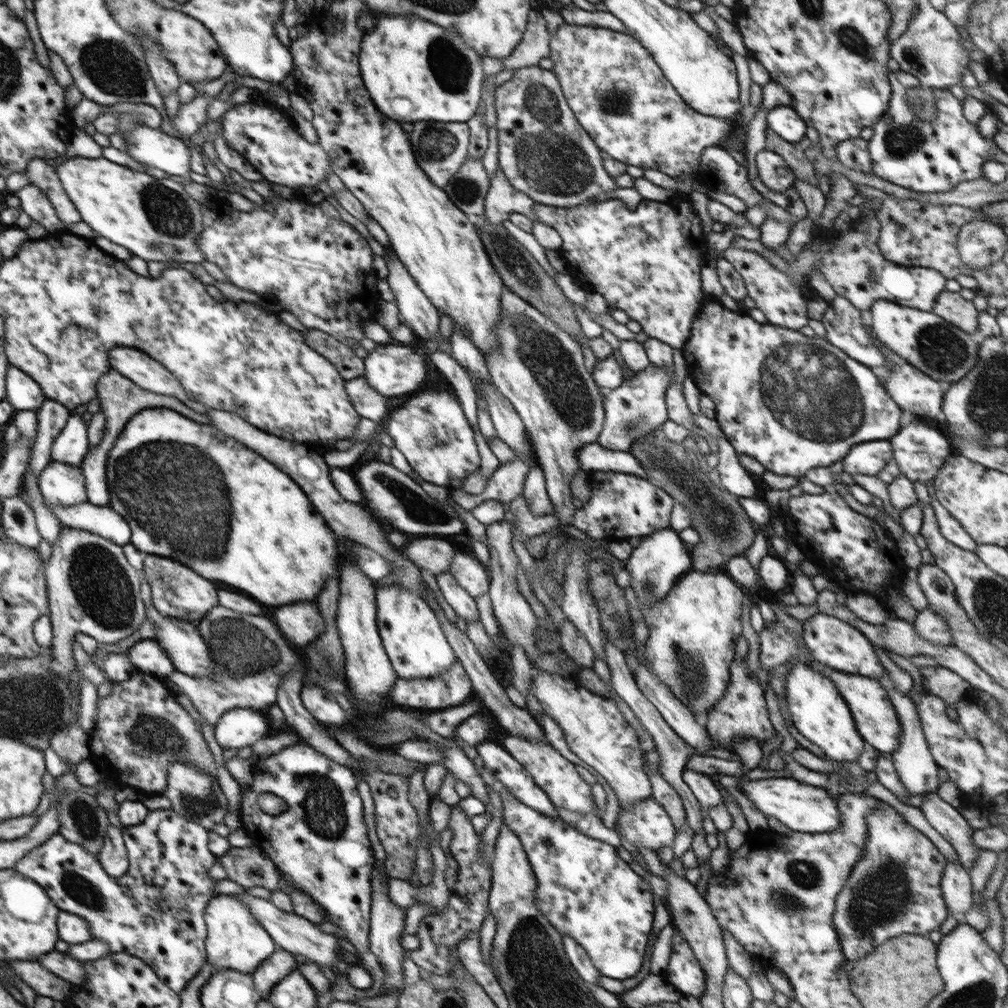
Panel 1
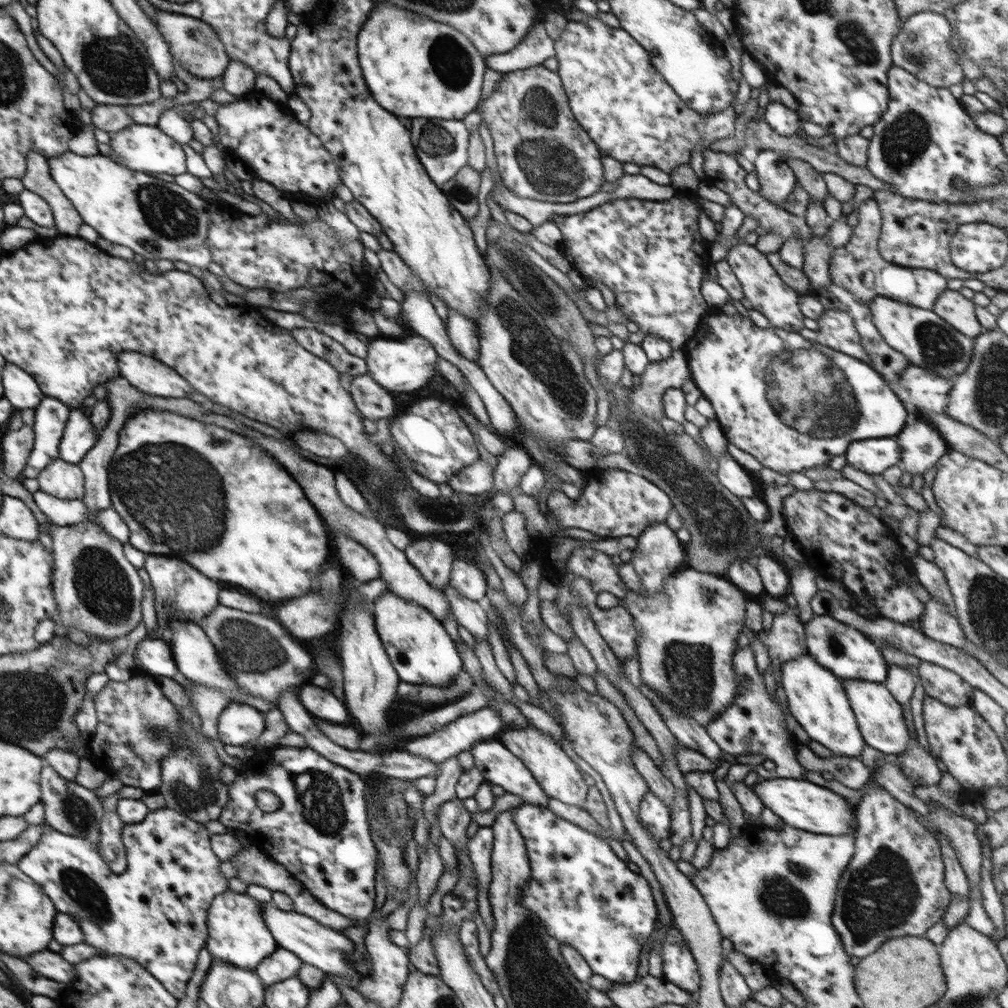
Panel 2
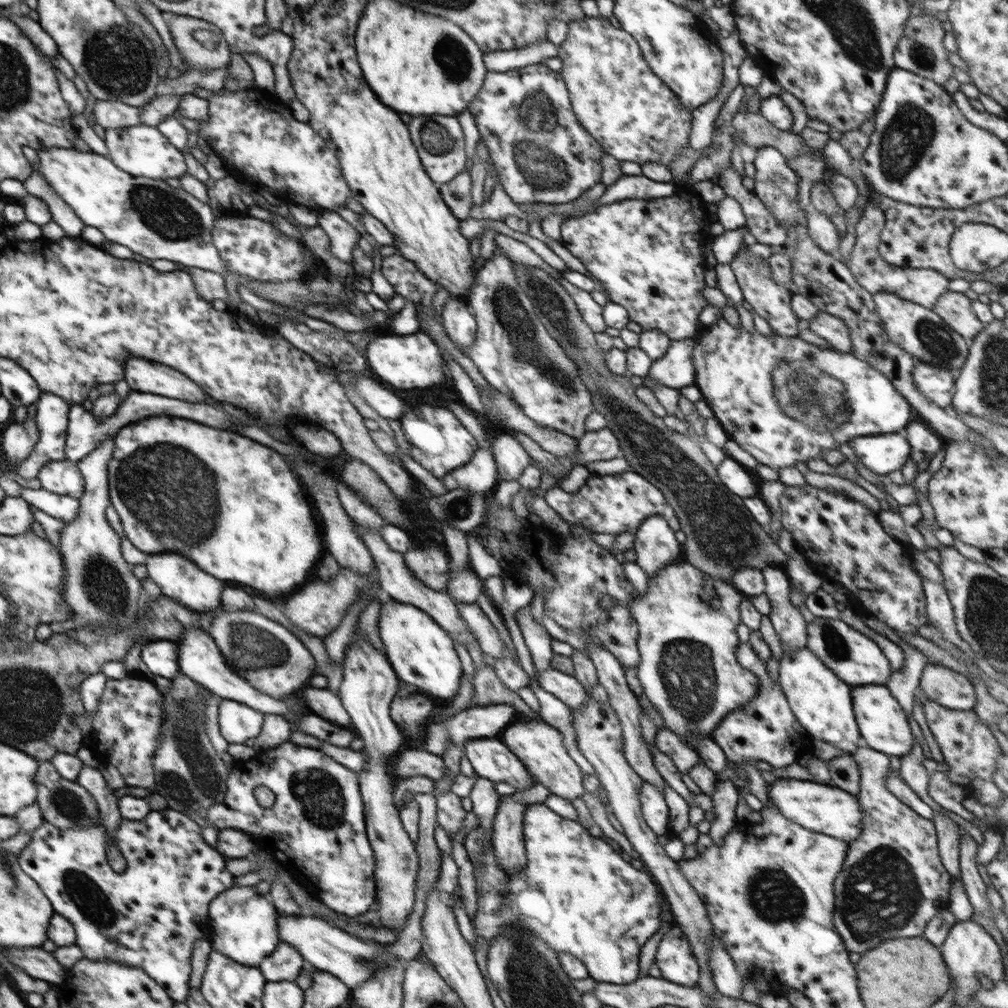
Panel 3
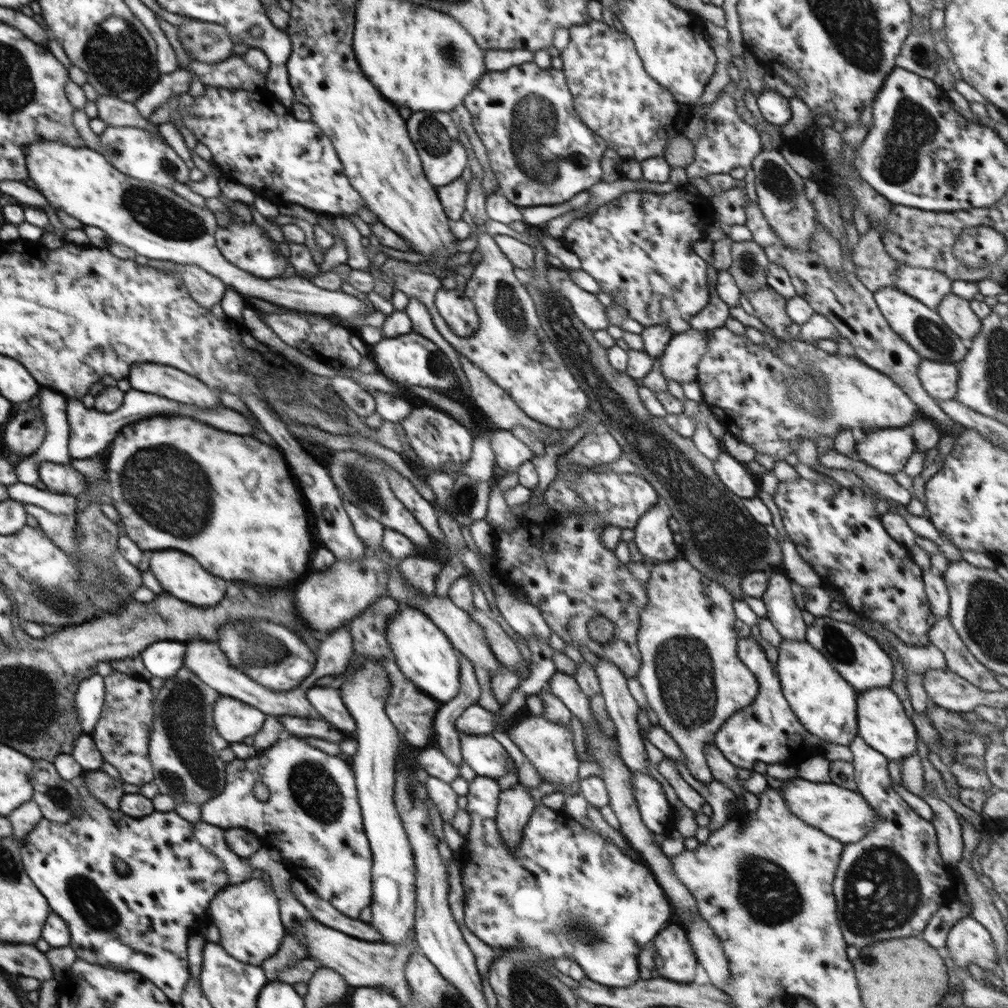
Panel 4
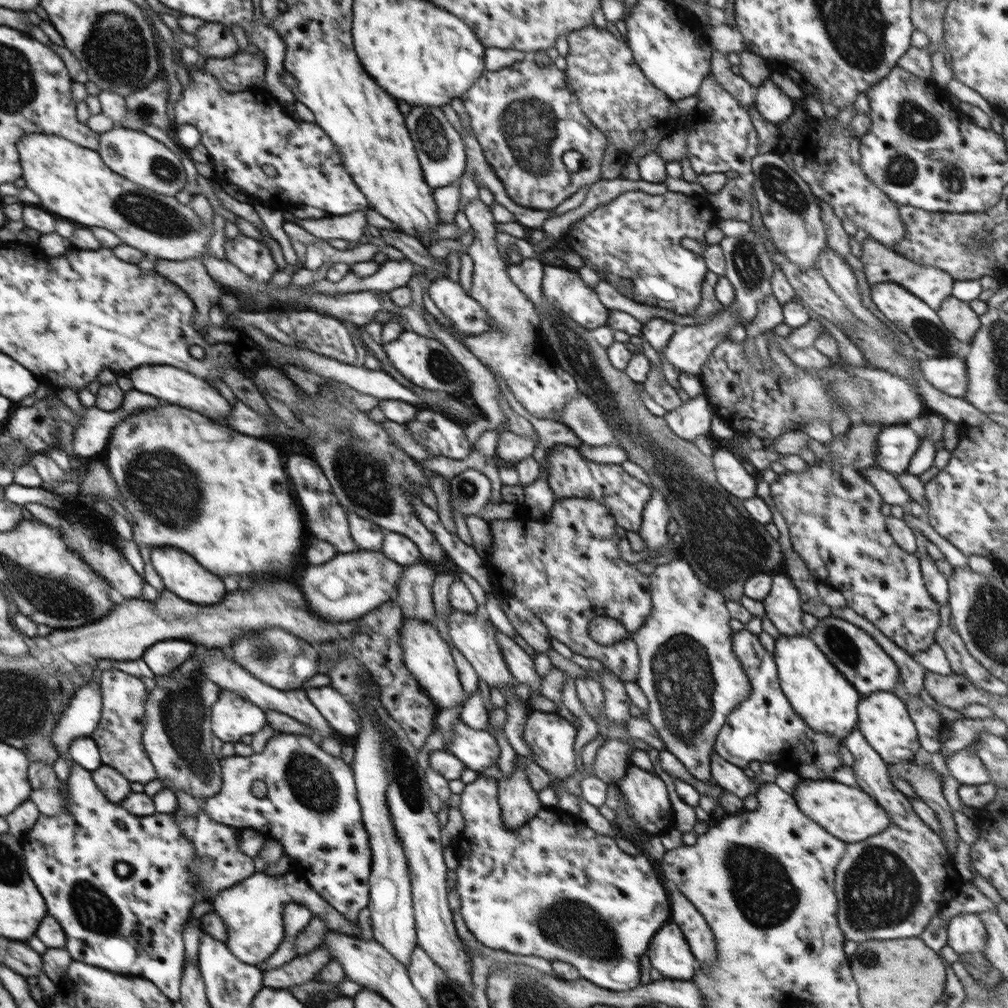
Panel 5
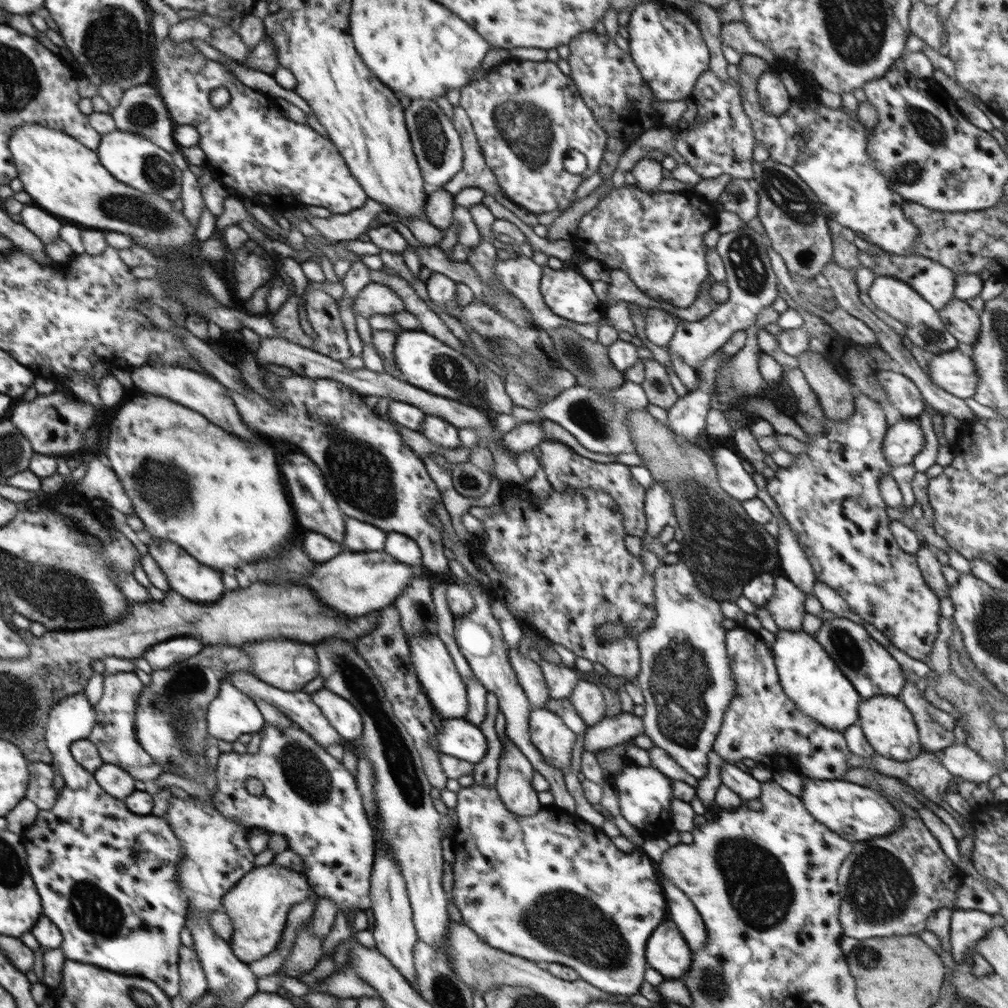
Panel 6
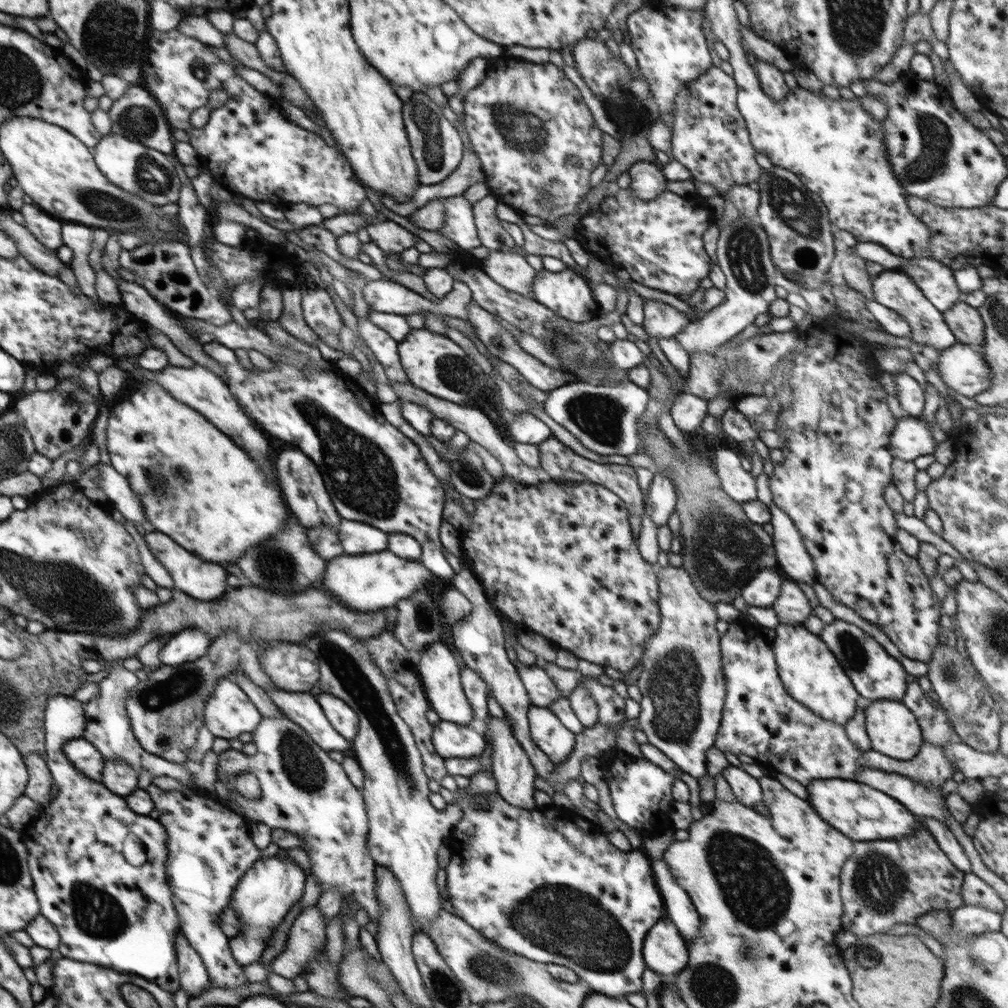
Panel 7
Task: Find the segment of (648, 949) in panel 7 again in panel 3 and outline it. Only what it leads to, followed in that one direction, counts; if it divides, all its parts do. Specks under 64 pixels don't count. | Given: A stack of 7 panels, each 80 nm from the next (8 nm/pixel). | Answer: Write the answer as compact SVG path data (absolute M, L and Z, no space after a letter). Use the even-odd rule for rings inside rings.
M670 926L658 945L655 962L666 978L680 986L695 986L699 982L699 964L689 940L678 926Z

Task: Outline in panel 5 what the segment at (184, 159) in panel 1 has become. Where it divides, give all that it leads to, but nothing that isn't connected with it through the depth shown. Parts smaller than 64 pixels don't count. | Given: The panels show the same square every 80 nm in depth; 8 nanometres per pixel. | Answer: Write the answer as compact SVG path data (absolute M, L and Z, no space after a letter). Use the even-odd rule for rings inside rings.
M118 125L112 130L99 133L99 141L98 152L106 166L148 190L175 197L187 182L187 172L180 158L170 148L144 131Z

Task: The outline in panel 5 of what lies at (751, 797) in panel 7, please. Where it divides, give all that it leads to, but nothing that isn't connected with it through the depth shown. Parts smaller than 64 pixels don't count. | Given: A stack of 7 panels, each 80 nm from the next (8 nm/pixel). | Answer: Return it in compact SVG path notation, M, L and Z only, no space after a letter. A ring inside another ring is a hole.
M715 751L711 755L711 776L723 790L743 798L748 794L756 794L758 786L744 775L742 769L723 760Z

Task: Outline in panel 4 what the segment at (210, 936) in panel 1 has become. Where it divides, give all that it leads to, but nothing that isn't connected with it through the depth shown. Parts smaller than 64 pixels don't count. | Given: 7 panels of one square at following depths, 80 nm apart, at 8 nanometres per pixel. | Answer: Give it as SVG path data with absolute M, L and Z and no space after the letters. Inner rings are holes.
M250 878L237 885L228 885L216 893L209 904L207 915L213 919L220 933L220 946L236 960L260 967L270 956L274 956L288 932L281 921L277 894L270 881Z

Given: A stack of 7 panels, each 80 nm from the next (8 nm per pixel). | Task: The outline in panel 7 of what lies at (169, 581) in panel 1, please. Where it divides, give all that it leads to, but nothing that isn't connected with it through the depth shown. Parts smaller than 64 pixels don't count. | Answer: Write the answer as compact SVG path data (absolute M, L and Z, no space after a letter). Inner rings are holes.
M148 530L144 537L150 552L168 570L176 588L180 588L188 596L210 602L221 597L229 589L226 583L226 577L229 573L223 564L202 560L162 532Z

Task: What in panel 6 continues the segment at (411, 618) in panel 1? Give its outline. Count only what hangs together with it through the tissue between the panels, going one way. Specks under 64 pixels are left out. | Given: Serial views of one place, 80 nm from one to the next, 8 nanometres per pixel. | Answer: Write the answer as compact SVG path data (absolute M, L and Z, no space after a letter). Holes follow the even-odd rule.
M437 634L418 635L409 641L407 640L407 645L409 646L414 673L416 673L435 712L438 712L442 719L456 718L456 720L466 721L466 712L468 712L466 685L462 681L462 676L458 673L443 640Z

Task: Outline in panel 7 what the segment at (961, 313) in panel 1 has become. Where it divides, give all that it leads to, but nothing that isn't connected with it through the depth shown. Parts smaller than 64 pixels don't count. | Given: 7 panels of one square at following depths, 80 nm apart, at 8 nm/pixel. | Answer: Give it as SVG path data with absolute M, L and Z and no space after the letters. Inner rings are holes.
M960 300L951 309L944 311L943 317L955 339L961 344L972 347L984 344L985 327L977 308Z

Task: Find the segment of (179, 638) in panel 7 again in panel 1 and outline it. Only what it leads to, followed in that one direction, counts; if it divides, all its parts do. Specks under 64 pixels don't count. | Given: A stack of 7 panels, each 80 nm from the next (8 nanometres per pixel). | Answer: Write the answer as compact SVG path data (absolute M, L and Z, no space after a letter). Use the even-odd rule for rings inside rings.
M140 639L124 655L127 655L134 672L159 679L176 672L174 664L155 639Z

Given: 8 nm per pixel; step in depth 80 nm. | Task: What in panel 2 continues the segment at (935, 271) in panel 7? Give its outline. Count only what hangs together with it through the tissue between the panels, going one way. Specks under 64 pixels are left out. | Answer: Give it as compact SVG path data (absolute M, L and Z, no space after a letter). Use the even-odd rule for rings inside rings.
M869 199L860 204L858 224L854 226L848 244L832 250L829 263L830 279L845 288L857 300L870 303L876 296L897 299L907 305L924 310L933 310L937 298L947 289L947 279L939 272L924 268L907 268L892 264L881 258L878 240L882 228L882 213L876 200Z

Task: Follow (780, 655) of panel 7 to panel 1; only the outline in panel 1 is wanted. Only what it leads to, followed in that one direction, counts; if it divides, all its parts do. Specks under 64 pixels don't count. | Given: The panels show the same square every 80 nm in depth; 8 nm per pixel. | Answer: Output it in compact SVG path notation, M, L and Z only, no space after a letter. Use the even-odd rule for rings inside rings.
M798 660L786 676L785 699L794 727L804 738L820 747L825 758L838 762L858 761L866 744L858 733L846 701L830 679L814 670L813 666Z

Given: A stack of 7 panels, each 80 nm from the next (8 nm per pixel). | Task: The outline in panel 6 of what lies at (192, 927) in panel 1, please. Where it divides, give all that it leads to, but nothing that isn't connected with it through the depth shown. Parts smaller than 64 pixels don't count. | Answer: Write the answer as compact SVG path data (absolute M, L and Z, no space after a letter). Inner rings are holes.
M84 691L58 701L58 703L50 709L50 713L48 713L45 735L46 745L53 754L51 766L54 768L54 773L58 771L62 775L64 788L59 791L59 797L57 798L56 805L52 807L52 810L39 811L36 821L23 831L22 843L25 845L29 873L33 877L38 894L41 896L43 915L50 918L50 920L60 928L60 932L63 936L60 950L64 950L64 956L66 956L68 960L92 962L94 966L100 966L100 968L106 968L106 970L112 970L112 972L122 972L122 974L128 974L128 976L142 976L142 978L148 978L148 980L156 982L156 984L164 990L164 994L172 999L179 994L179 949L181 932L185 927L187 919L187 898L183 896L183 892L180 890L181 886L179 885L179 862L183 859L183 848L181 847L176 833L172 830L170 824L166 822L166 818L153 815L133 814L128 810L123 800L110 796L98 784L94 774L84 770L82 766L75 761L75 758L70 752L70 745L81 739L87 740L95 722L96 712L94 712L94 706L88 702ZM136 844L142 846L140 860L132 855L132 850L136 848ZM112 936L138 936L138 940L134 940L134 942L138 942L138 946L112 946L112 944L114 944L114 942L112 942Z

